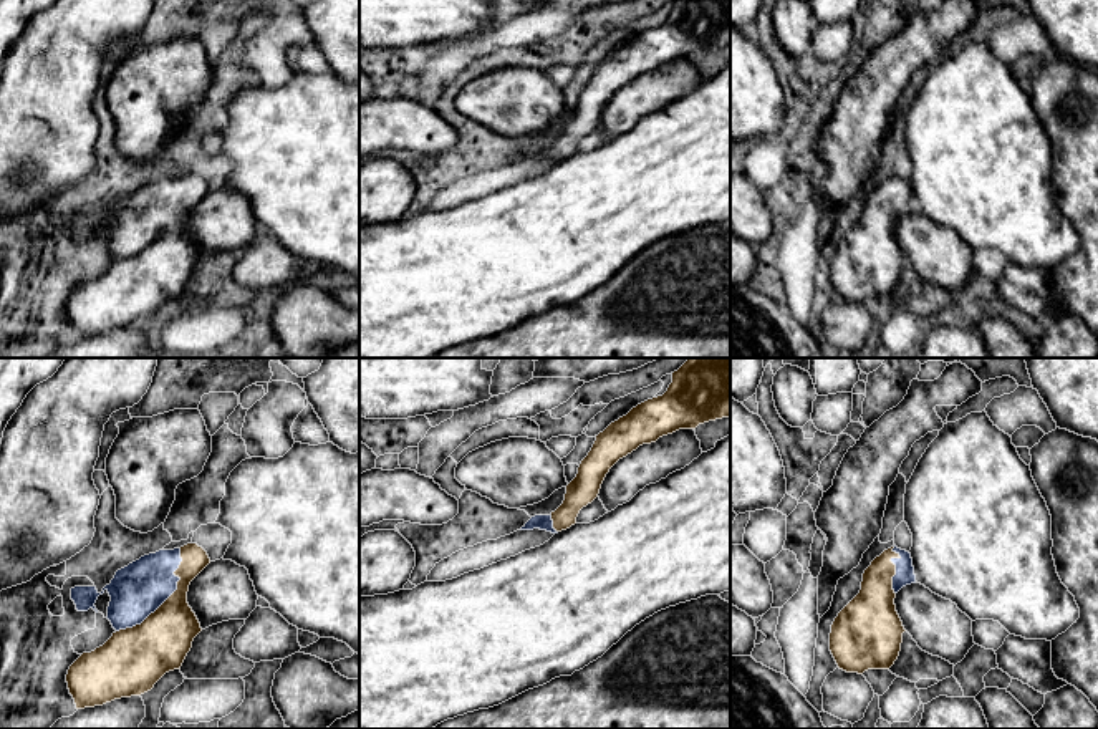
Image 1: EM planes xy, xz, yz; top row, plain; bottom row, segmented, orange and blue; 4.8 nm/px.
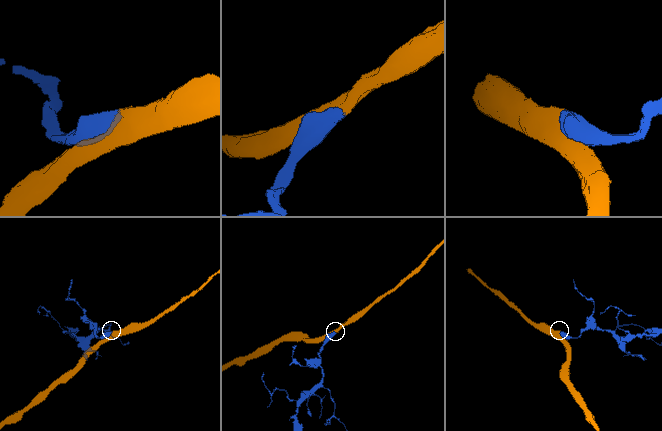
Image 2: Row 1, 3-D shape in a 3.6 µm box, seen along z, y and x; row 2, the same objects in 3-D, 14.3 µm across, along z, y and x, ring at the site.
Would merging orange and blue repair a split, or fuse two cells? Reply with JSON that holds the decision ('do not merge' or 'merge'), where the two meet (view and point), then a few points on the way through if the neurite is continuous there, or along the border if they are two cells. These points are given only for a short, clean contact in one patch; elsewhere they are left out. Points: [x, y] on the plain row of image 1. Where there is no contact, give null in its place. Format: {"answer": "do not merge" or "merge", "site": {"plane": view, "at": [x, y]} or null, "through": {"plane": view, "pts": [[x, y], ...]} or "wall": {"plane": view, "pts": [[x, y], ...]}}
{"answer": "merge", "site": {"plane": "xy", "at": [168, 227]}}

